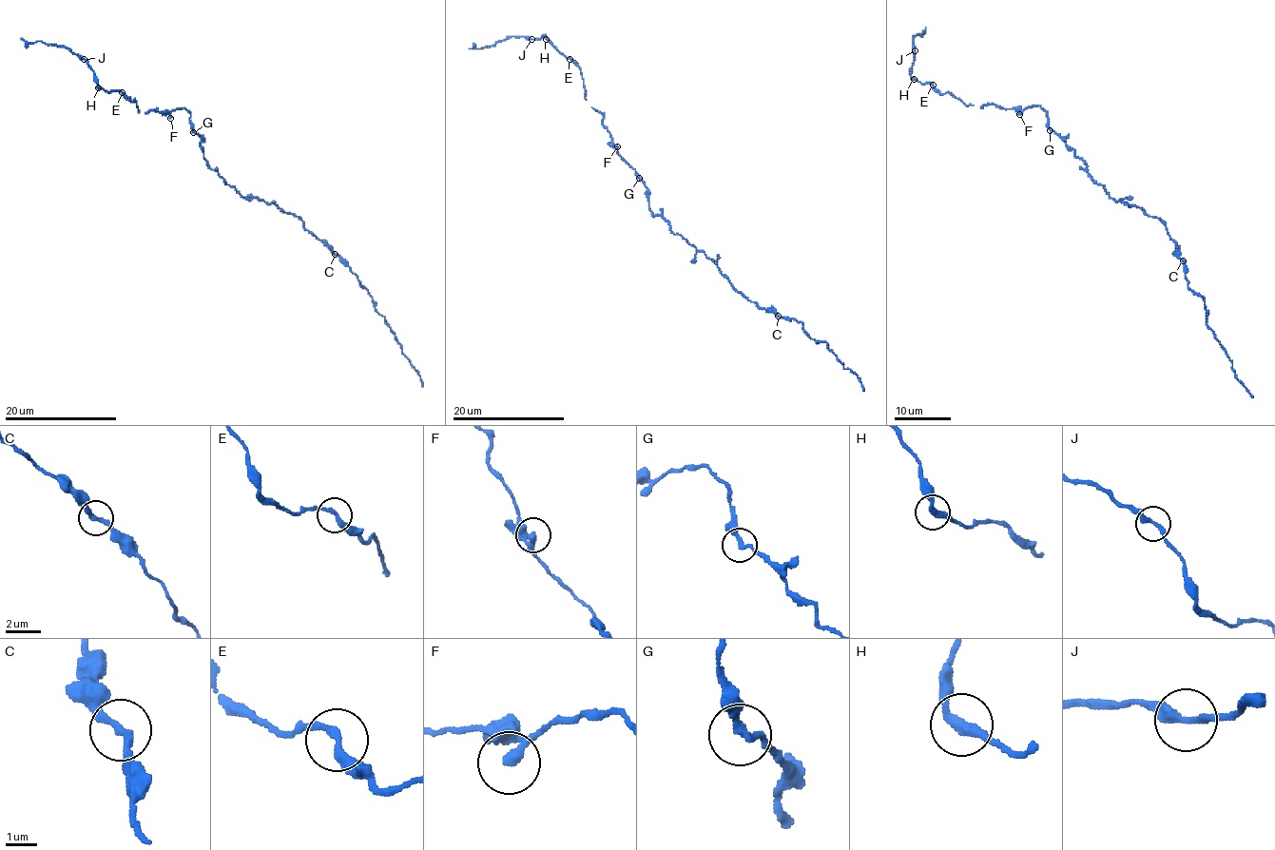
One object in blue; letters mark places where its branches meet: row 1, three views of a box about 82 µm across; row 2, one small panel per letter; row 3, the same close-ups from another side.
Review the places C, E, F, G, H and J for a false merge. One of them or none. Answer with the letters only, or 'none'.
none

